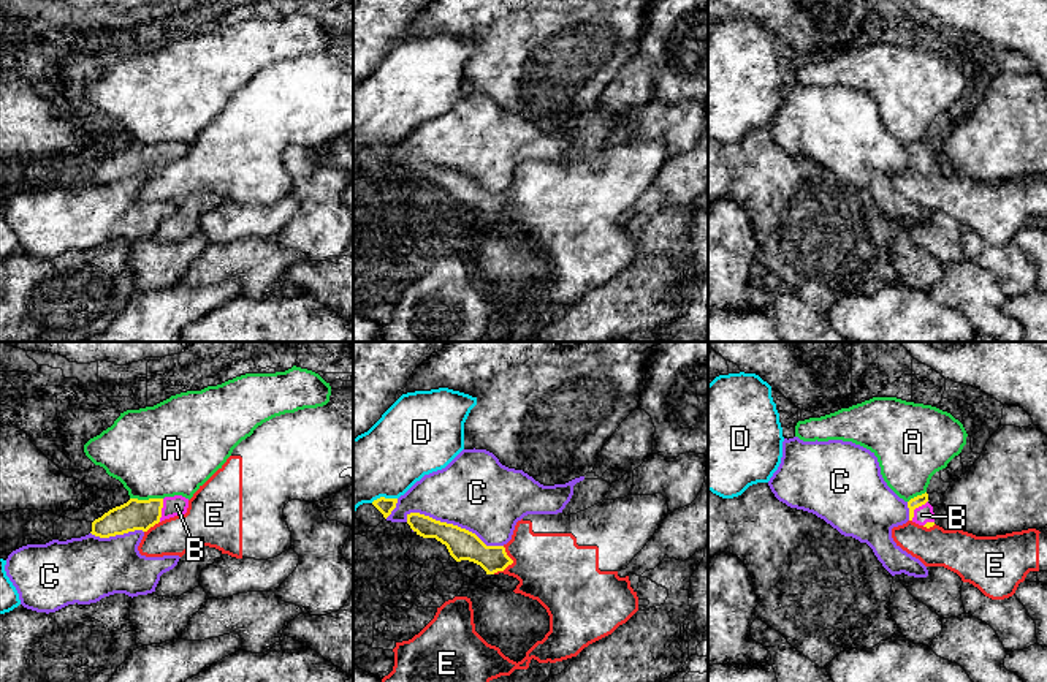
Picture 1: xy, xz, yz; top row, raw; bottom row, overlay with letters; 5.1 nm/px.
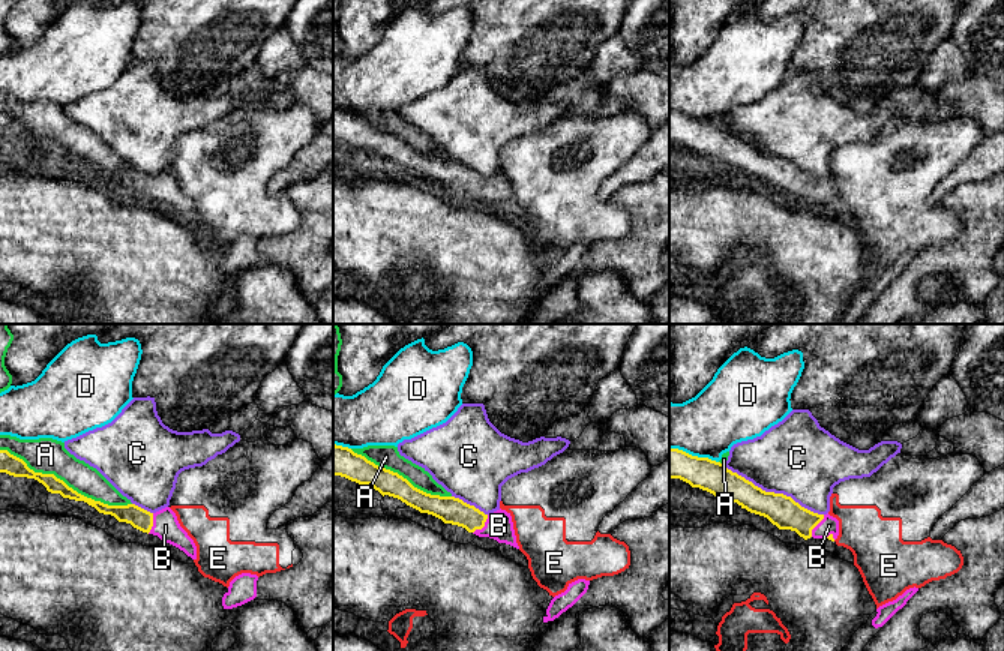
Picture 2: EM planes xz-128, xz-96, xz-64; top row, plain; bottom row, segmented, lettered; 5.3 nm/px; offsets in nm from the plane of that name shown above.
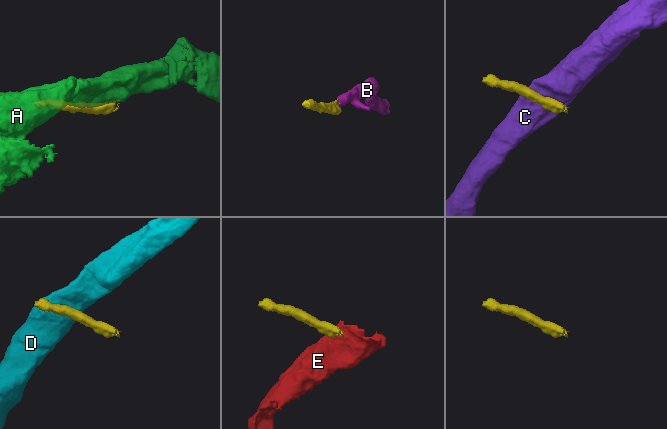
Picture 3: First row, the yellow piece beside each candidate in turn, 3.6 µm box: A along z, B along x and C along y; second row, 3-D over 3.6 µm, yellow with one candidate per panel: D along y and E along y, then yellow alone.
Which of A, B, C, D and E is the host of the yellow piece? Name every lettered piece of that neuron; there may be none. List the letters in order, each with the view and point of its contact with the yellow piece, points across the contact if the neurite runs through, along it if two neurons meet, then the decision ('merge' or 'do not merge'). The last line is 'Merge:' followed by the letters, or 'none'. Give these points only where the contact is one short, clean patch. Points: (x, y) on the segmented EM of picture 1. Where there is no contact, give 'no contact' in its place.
A: meets yellow in xy at (146, 500); do not merge
B: meets yellow in yz at (916, 507); runs through yz (919, 500), (916, 507), (922, 515); merge
C: meets yellow in xz at (455, 526); do not merge
D: meets yellow in xz at (384, 497); do not merge
E: meets yellow in xz at (510, 564); border along xz (504, 546), (512, 562), (493, 573); do not merge
Merge: B

